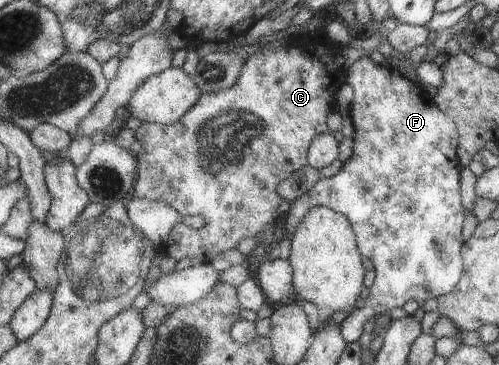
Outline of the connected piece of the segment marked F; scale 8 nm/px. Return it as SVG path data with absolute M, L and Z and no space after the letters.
M368 55L362 56L348 68L348 78L345 78L345 83L351 86L353 90L351 105L348 108L351 123L353 124L353 152L351 152L351 158L342 164L337 174L328 179L322 177L309 192L305 192L303 196L296 199L289 207L286 214L286 236L291 240L291 236L295 233L295 230L299 228L301 222L305 221L305 214L309 214L309 210L312 210L313 206L331 208L338 214L343 214L348 219L354 238L356 239L356 246L359 248L360 256L369 259L373 263L374 269L374 279L367 285L369 292L364 299L365 306L354 309L340 324L340 332L344 336L345 343L351 343L356 342L359 336L361 336L363 332L362 326L365 321L369 321L377 315L387 313L392 308L402 307L408 300L413 299L420 305L431 298L440 297L455 289L457 282L460 281L461 258L463 257L459 256L459 246L461 246L459 232L461 232L461 222L463 222L463 208L461 208L461 202L459 202L459 162L457 162L459 136L456 132L456 126L448 115L443 114L439 110L435 103L431 104L431 97L427 96L428 93L423 92L418 84L413 84L413 82L401 78L394 68L390 66L384 68L383 66L374 64L368 58Z

